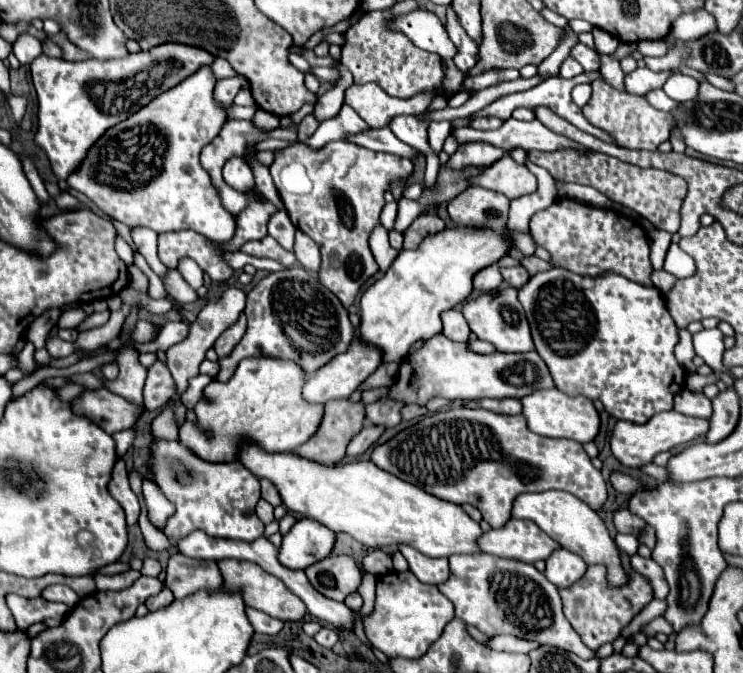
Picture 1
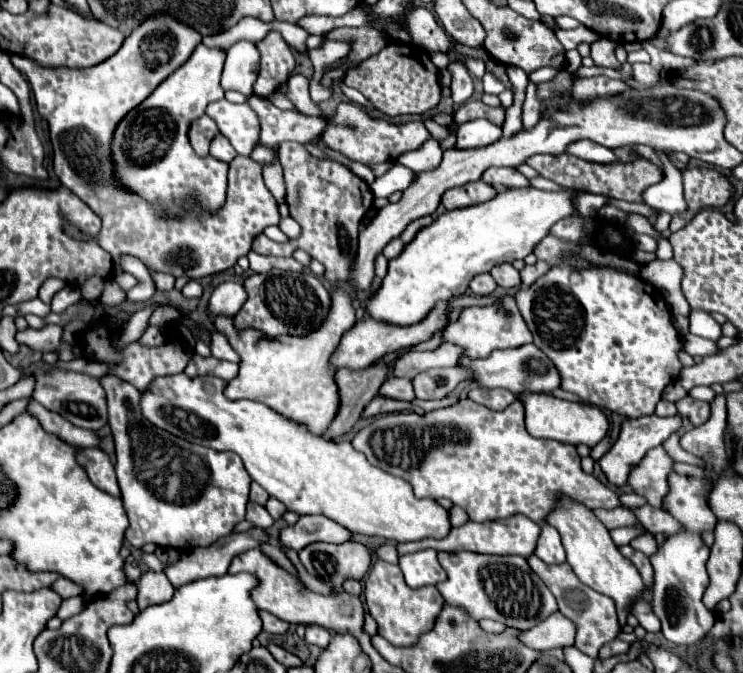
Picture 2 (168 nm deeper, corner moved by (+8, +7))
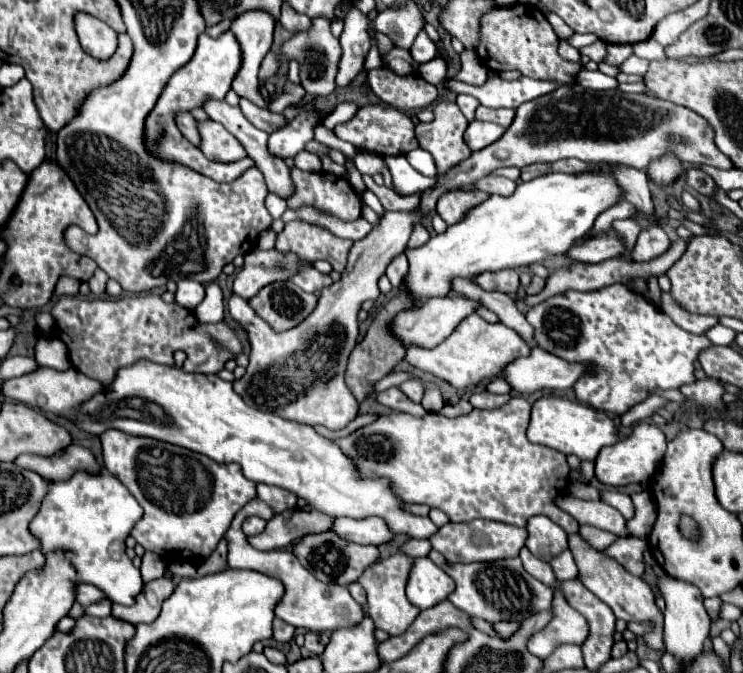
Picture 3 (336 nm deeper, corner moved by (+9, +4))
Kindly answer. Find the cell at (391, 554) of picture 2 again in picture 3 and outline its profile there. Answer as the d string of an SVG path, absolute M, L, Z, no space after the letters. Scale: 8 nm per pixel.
M409 539L405 545L401 545L401 549L399 549L399 553L405 553L405 555L409 555L409 557L423 557L423 555L427 555L431 551L431 545L429 545L429 541L427 539Z

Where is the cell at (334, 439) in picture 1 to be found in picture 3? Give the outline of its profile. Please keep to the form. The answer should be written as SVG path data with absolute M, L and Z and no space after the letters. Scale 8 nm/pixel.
M401 289L399 295L397 295L395 299L391 299L391 301L379 311L379 315L377 315L375 321L371 323L371 327L369 327L365 339L363 339L363 341L353 349L353 353L349 355L349 363L347 363L347 371L345 371L345 383L347 383L347 387L351 389L351 393L355 395L355 399L357 399L359 403L363 403L367 397L371 397L371 395L375 393L373 385L375 385L379 379L387 377L387 375L393 371L393 367L405 357L405 345L403 345L403 343L397 343L397 339L393 339L393 337L389 335L387 325L389 325L389 321L393 319L393 315L397 315L399 311L405 311L407 307L409 307L407 295L405 295L405 291Z

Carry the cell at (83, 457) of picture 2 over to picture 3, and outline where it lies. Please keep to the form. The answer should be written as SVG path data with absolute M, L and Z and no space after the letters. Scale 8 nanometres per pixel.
M69 445L65 451L59 451L57 455L51 455L51 457L19 455L15 463L21 467L29 467L31 471L53 481L65 481L75 471L85 471L93 475L101 471L101 465L97 463L95 455L81 445Z

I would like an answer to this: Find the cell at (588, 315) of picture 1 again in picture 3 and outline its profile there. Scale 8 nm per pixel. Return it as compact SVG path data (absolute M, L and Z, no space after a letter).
M619 283L597 291L569 289L531 307L525 317L535 329L535 343L541 349L569 363L585 363L589 367L589 371L585 371L585 375L581 375L581 379L573 385L575 399L585 405L591 405L593 409L615 413L619 417L625 415L633 405L653 395L655 389L679 389L685 383L693 383L693 365L697 353L711 345L705 335L693 335L683 331L659 307L649 303L645 295L635 293Z

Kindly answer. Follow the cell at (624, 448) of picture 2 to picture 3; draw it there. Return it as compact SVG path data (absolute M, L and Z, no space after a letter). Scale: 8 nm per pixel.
M639 423L633 427L633 431L627 437L599 451L595 459L595 477L603 485L611 485L611 487L623 487L629 483L647 483L655 473L657 463L663 459L665 447L667 447L665 433L657 425Z

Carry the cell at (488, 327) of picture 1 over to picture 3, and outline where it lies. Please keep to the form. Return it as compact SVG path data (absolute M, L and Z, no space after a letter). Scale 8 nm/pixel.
M471 313L437 347L433 347L433 349L409 347L407 361L417 369L429 371L429 373L449 381L453 387L467 387L467 385L483 383L485 379L499 377L501 367L505 367L505 363L511 363L513 359L517 359L521 355L529 355L529 351L531 351L529 343L515 329L511 329L503 323L487 323L479 315Z

